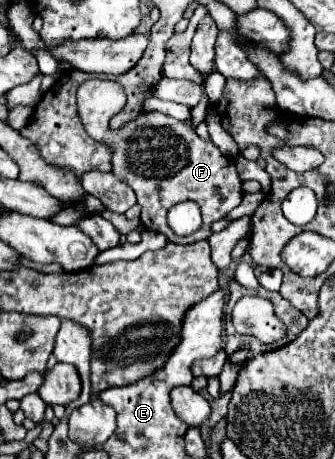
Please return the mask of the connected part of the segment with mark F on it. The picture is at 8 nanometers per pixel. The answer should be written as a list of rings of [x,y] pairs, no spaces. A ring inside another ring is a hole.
[[[78,99],[78,111],[84,129],[92,135],[92,139],[112,149],[112,173],[134,189],[138,205],[142,207],[140,221],[144,229],[164,233],[172,243],[194,243],[208,239],[212,235],[210,225],[240,205],[244,193],[234,159],[230,161],[230,157],[224,157],[210,139],[204,141],[198,137],[196,127],[192,127],[192,119],[178,121],[160,111],[148,111],[128,121],[120,129],[110,129],[100,125],[100,111],[96,109],[100,109],[100,103],[96,105],[92,99]],[[186,199],[192,199],[200,205],[204,223],[196,233],[188,237],[176,237],[166,223],[166,211],[174,203]]]

